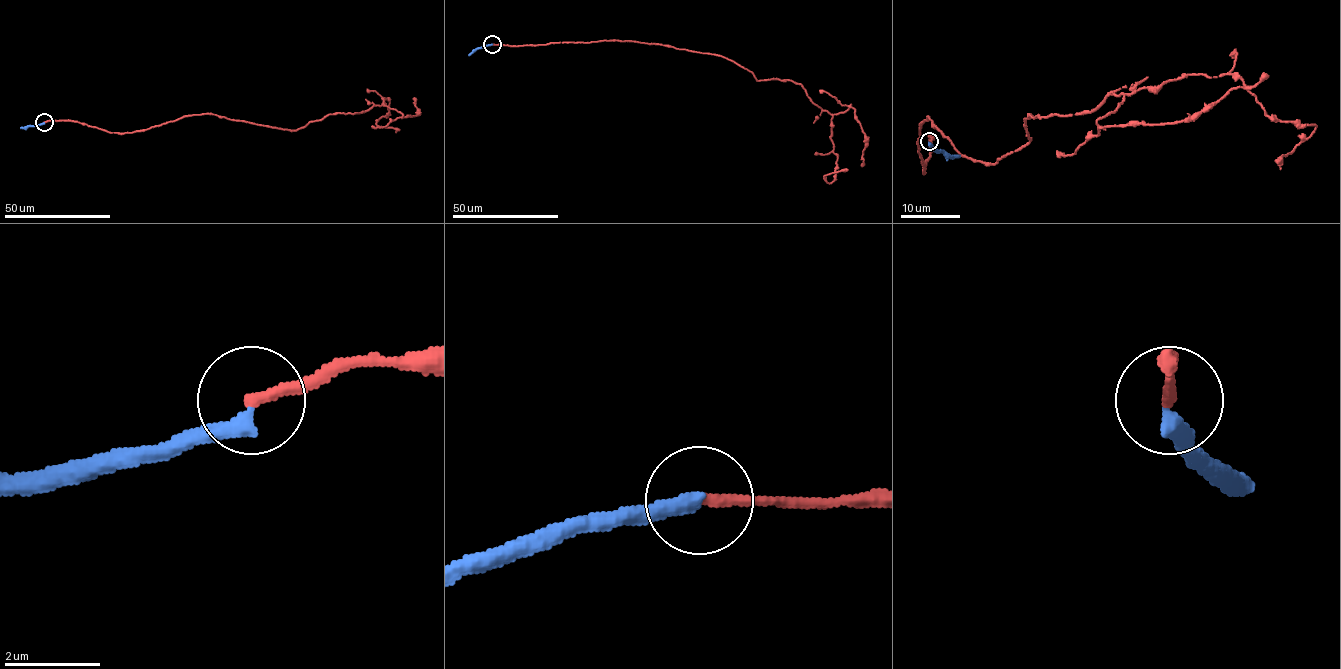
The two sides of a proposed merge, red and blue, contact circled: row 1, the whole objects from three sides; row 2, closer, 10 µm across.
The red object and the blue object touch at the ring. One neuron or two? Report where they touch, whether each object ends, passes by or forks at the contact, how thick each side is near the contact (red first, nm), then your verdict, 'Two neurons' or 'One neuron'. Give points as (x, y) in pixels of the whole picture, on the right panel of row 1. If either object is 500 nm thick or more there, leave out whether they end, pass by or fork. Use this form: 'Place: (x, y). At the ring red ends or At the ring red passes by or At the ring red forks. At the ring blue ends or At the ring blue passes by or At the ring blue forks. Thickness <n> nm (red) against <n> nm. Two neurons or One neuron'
Place: (929, 141). At the ring red ends. At the ring blue ends. Thickness 240 nm (red) against 360 nm. Two neurons

